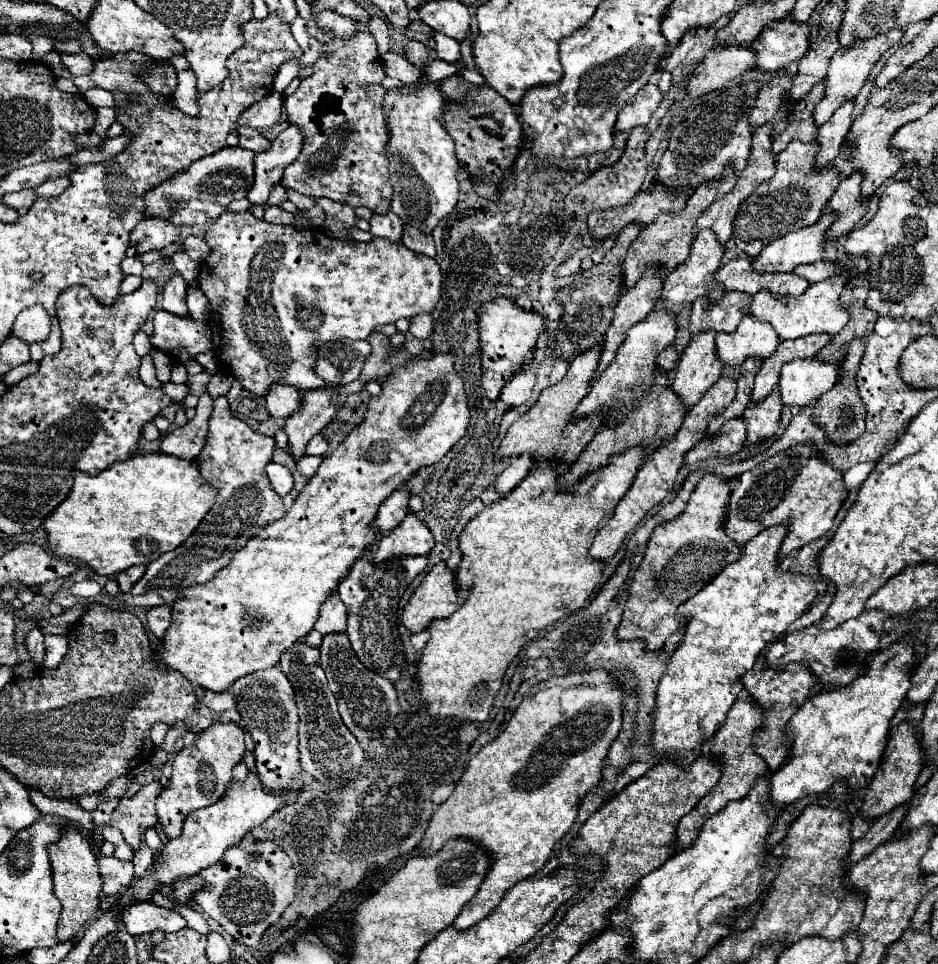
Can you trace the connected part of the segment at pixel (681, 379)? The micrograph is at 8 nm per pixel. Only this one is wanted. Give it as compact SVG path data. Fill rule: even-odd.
M699 333L681 353L671 389L685 409L689 409L699 403L705 391L721 377L721 369L723 367L715 355L715 333Z

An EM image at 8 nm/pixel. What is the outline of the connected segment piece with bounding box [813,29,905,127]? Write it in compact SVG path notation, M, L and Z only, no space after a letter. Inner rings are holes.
M889 29L887 33L881 33L877 37L871 37L871 39L865 39L865 41L859 41L855 47L849 47L849 49L839 49L833 57L831 57L831 63L829 63L829 71L827 71L827 77L825 77L825 95L823 99L815 105L815 111L813 111L813 121L817 127L821 127L823 123L829 121L829 117L833 115L833 111L843 103L843 101L851 101L859 89L863 87L871 67L879 61L879 57L891 47L895 45L901 37L903 37L903 29Z

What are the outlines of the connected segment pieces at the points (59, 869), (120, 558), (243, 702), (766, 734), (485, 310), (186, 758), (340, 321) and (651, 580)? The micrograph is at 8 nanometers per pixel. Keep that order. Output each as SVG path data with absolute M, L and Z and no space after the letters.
M69 827L67 831L63 831L61 841L49 845L49 857L51 857L53 883L55 883L53 891L63 905L63 913L57 923L57 939L59 943L63 943L73 939L77 931L99 911L103 879L97 867L97 857L91 849L91 841L77 827Z
M139 453L139 455L133 455L131 459L127 461L121 461L121 463L113 463L111 467L107 467L105 471L99 471L97 475L83 475L77 473L75 477L75 483L69 491L69 495L61 501L59 507L53 509L53 515L45 517L45 531L47 531L47 543L49 543L49 549L59 555L59 557L75 557L83 563L89 565L91 571L95 571L97 575L105 575L105 577L111 577L111 575L117 575L133 565L147 565L151 561L155 561L159 555L167 553L167 551L173 551L175 547L179 547L191 533L193 529L199 525L199 521L205 517L205 513L211 509L211 505L215 503L215 497L217 497L217 491L211 489L211 487L205 487L201 475L199 475L199 469L193 461L183 461L183 459L177 459L177 457L171 457L171 455L163 455L163 453Z
M269 667L255 673L249 673L237 679L231 687L235 693L237 711L241 713L241 721L245 729L251 733L255 741L255 761L261 783L267 791L295 791L303 787L301 781L301 765L299 765L299 749L297 749L297 707L295 707L295 691L281 667Z
M789 665L787 669L783 669L779 675L777 671L747 671L741 679L743 689L749 693L749 697L761 707L763 711L763 723L759 727L759 731L753 735L753 751L755 755L759 755L769 771L779 769L779 765L785 761L787 757L787 749L789 749L789 739L785 737L783 729L789 721L789 717L803 705L803 701L809 697L809 691L813 687L813 675L809 673L809 669L805 669L803 665Z
M495 297L487 301L477 311L479 325L479 341L481 341L481 383L491 401L499 397L505 381L521 369L525 363L527 351L537 343L539 333L543 331L543 317L537 311L527 311L509 297Z
M217 721L201 731L191 747L183 747L177 753L173 761L171 787L163 789L157 797L157 817L169 839L181 835L181 827L189 811L207 807L225 794L232 779L233 765L241 761L241 749L245 749L243 729L235 723Z
M227 211L223 213L217 221L211 223L211 227L205 233L205 243L211 249L211 255L207 257L207 261L203 261L201 271L199 271L199 287L201 291L207 295L209 301L209 318L208 325L212 331L212 350L215 351L215 357L219 361L219 365L227 371L231 371L243 385L243 389L247 389L249 393L255 395L265 395L271 387L271 383L287 383L297 387L299 391L305 389L317 389L317 387L329 387L325 381L321 381L315 373L313 373L313 363L317 359L317 347L321 343L333 341L333 339L367 339L369 333L377 327L377 325L385 325L385 323L395 323L401 317L415 317L421 313L431 313L439 301L441 295L441 271L435 259L427 257L427 255L417 255L415 251L409 251L403 243L389 243L389 239L377 239L373 237L369 243L359 243L359 241L341 241L341 239L331 239L329 235L325 235L323 229L297 229L293 225L273 225L267 223L265 219L257 219L251 211L243 211L243 213L233 213Z
M705 475L693 489L685 511L677 519L669 519L655 527L645 555L633 575L629 599L617 627L617 639L641 639L645 641L647 653L659 651L665 641L683 625L683 619L677 615L677 607L711 583L711 579L717 577L725 565L739 559L741 547L737 547L723 533L727 503L729 481L723 481L715 475Z

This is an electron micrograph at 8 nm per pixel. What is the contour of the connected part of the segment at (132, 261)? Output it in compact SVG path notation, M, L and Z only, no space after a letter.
M125 257L121 261L121 269L123 269L125 275L137 275L139 277L141 271L143 271L143 263L137 257Z

